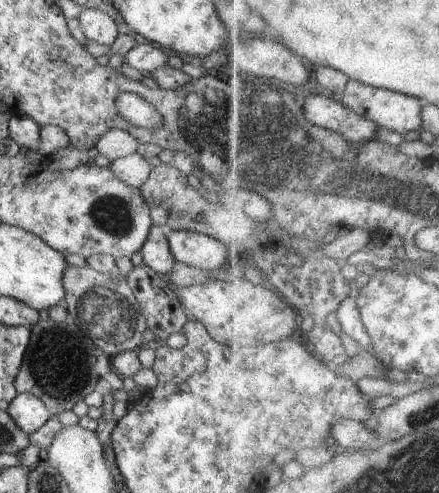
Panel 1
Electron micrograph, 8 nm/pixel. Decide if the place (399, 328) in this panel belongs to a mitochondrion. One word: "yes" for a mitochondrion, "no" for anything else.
no

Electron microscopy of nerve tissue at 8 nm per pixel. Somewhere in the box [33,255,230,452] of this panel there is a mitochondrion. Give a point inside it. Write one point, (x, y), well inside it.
(107, 311)

